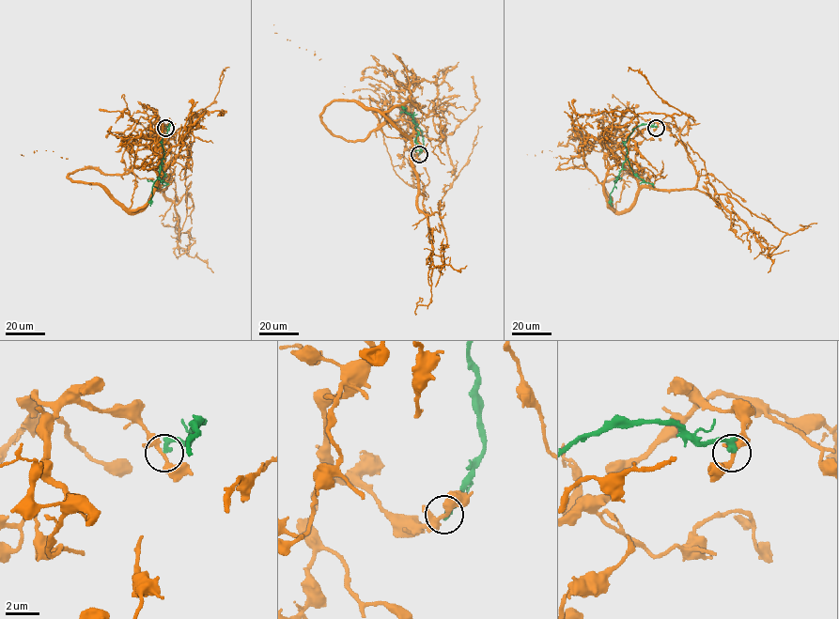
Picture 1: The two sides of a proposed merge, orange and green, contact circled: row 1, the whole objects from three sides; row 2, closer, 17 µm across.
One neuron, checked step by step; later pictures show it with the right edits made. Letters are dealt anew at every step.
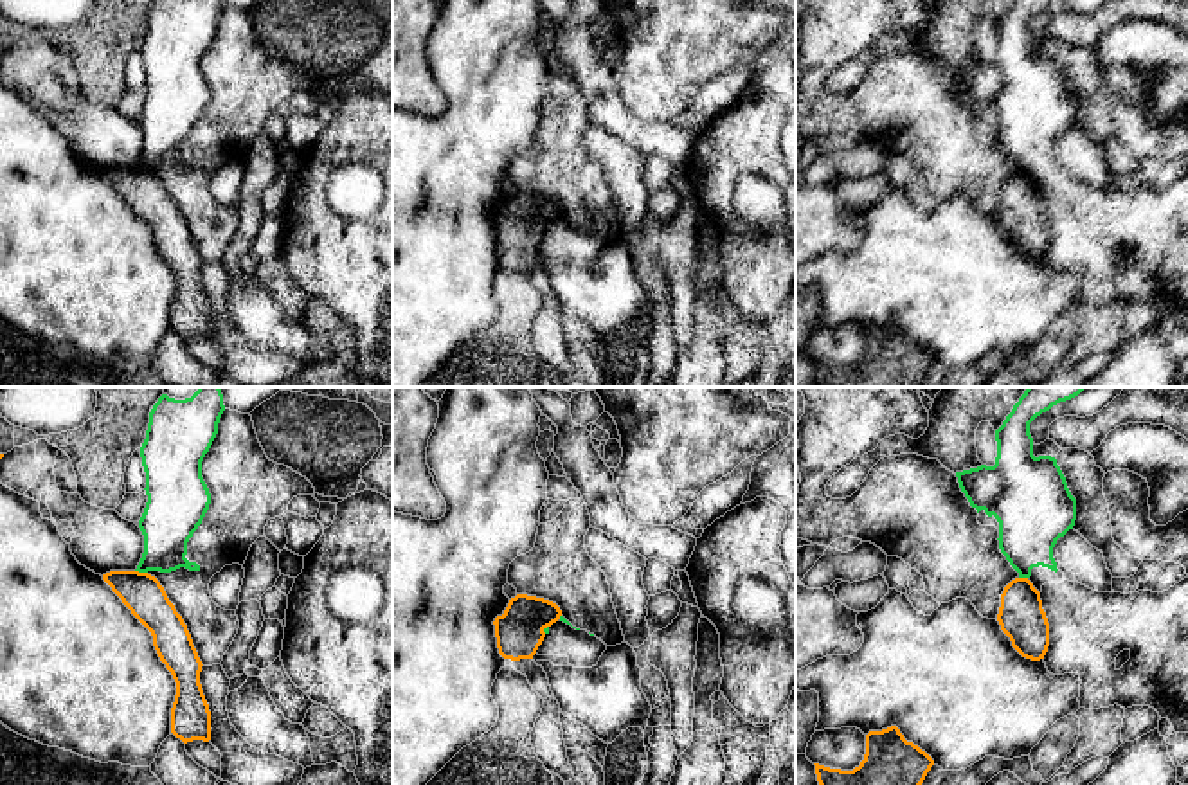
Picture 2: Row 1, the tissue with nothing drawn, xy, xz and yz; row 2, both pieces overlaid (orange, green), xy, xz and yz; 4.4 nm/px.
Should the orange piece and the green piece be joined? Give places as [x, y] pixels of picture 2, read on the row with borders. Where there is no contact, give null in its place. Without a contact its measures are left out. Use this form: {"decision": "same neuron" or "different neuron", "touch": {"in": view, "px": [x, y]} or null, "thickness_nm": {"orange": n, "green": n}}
{"decision": "different neuron", "touch": {"in": "xy", "px": [141, 573]}, "thickness_nm": {"orange": 180, "green": 240}}

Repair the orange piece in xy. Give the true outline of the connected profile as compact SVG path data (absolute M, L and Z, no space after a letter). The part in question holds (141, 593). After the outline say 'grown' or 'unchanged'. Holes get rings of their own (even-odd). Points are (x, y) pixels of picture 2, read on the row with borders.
M110 571L103 580L131 614L151 632L153 646L176 682L171 708L171 733L184 744L211 740L211 711L200 672L202 661L187 625L169 601L160 582L139 571Z; unchanged

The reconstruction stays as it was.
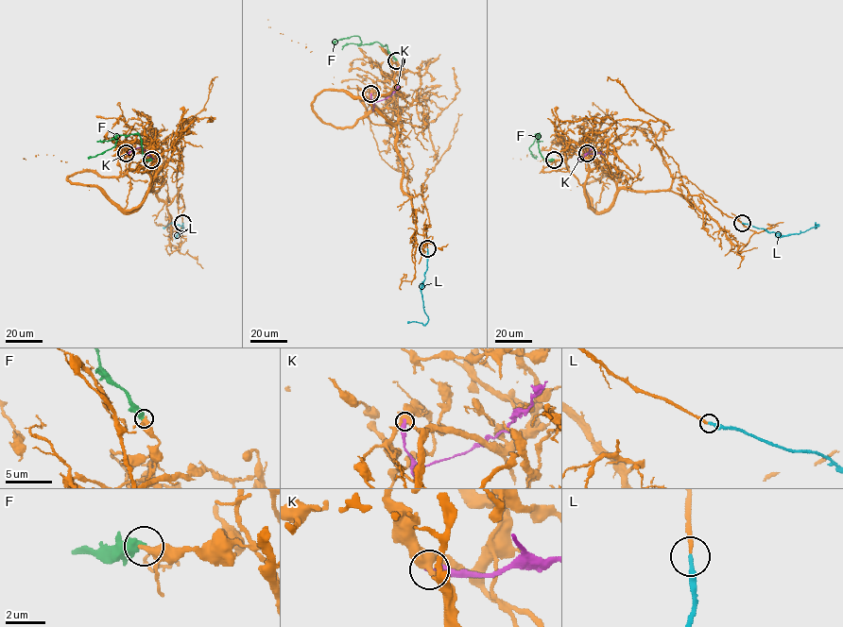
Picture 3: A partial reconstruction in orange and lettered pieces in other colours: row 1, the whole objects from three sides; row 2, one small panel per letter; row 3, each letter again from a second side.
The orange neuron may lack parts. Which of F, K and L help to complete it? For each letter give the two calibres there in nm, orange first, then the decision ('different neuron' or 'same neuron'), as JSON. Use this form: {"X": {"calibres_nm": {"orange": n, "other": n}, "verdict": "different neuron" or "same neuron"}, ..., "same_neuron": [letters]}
{"F": {"calibres_nm": {"orange": 360, "other": 460}, "verdict": "different neuron"}, "K": {"calibres_nm": {"orange": 440, "other": 340}, "verdict": "different neuron"}, "L": {"calibres_nm": {"orange": 190, "other": 220}, "verdict": "same neuron"}, "same_neuron": ["L"]}

